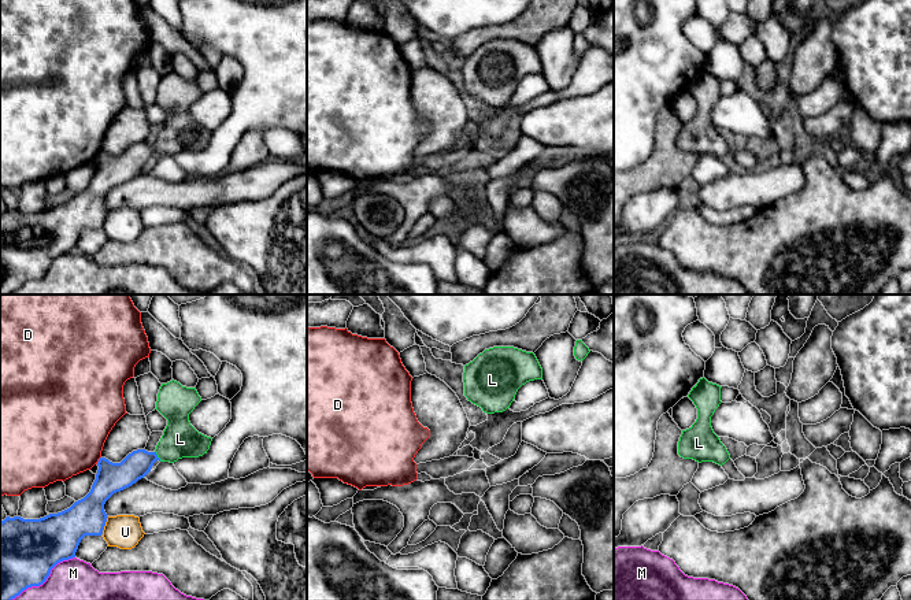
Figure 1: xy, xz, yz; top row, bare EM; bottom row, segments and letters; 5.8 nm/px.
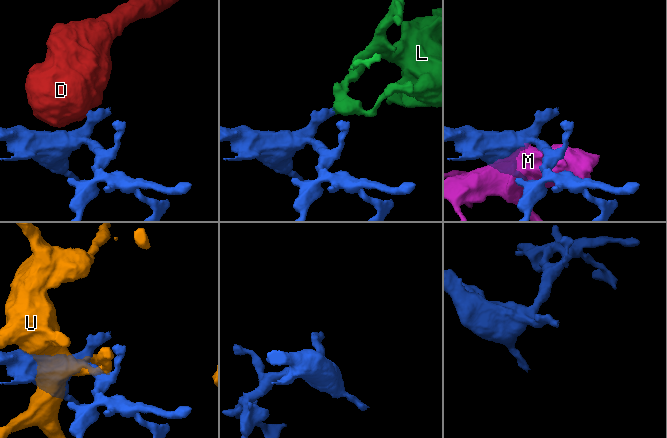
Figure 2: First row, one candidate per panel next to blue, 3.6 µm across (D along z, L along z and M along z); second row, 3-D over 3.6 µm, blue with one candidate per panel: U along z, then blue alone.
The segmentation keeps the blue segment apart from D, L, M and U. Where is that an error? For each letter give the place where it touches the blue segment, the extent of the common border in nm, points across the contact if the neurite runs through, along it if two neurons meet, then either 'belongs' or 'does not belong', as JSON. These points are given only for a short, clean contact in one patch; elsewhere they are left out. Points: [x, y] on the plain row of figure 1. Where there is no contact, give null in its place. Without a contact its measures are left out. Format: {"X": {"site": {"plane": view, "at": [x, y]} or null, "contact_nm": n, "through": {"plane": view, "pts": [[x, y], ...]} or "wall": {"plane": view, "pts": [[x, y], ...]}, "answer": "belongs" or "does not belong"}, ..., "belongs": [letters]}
{"D": {"site": {"plane": "xy", "at": [99, 154]}, "contact_nm": 50, "wall": {"plane": "xy", "pts": [[100, 150], [96, 156]]}, "answer": "does not belong"}, "L": {"site": {"plane": "xy", "at": [156, 150]}, "contact_nm": 70, "through": {"plane": "xy", "pts": [[119, 169], [141, 154], [156, 150], [180, 132]]}, "answer": "belongs"}, "M": {"site": {"plane": "xy", "at": [44, 274]}, "contact_nm": 460, "answer": "does not belong"}, "U": {"site": {"plane": "xy", "at": [104, 218]}, "contact_nm": 110, "answer": "does not belong"}, "belongs": ["L"]}

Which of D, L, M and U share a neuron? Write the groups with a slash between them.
D / L / M / U

